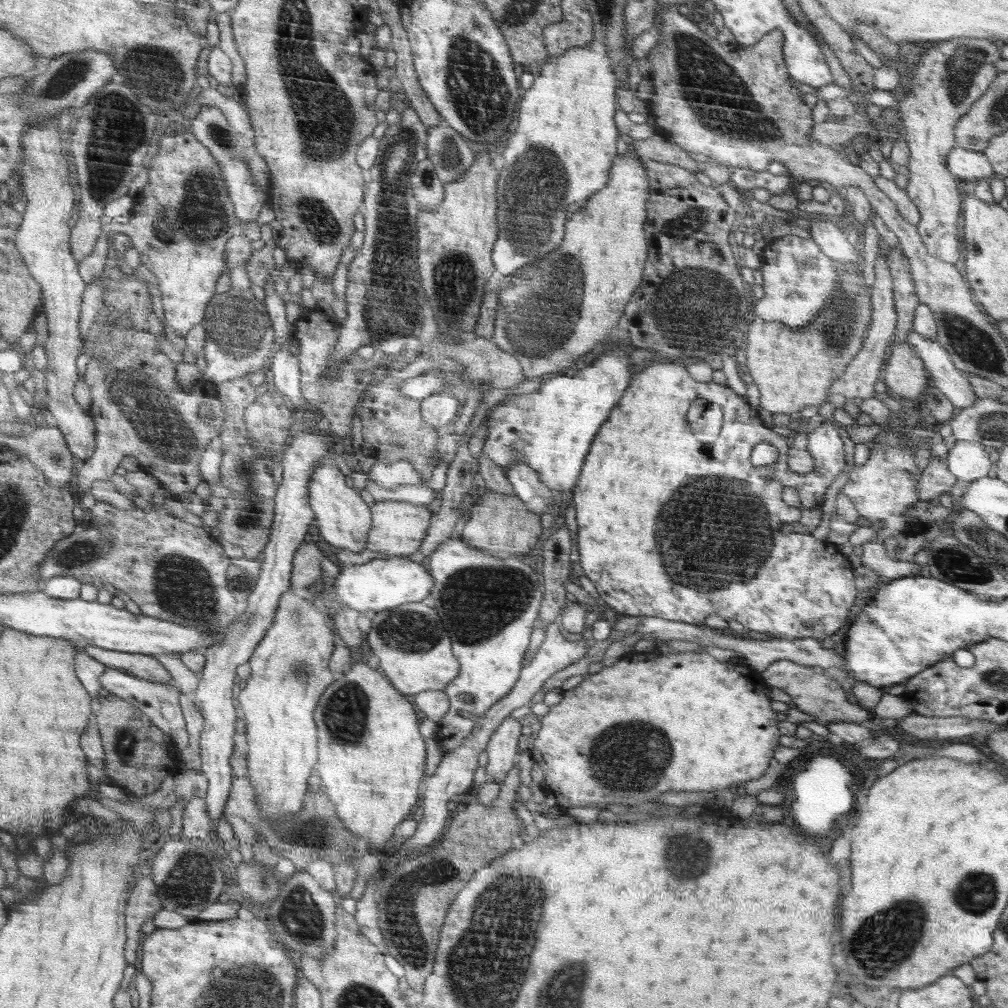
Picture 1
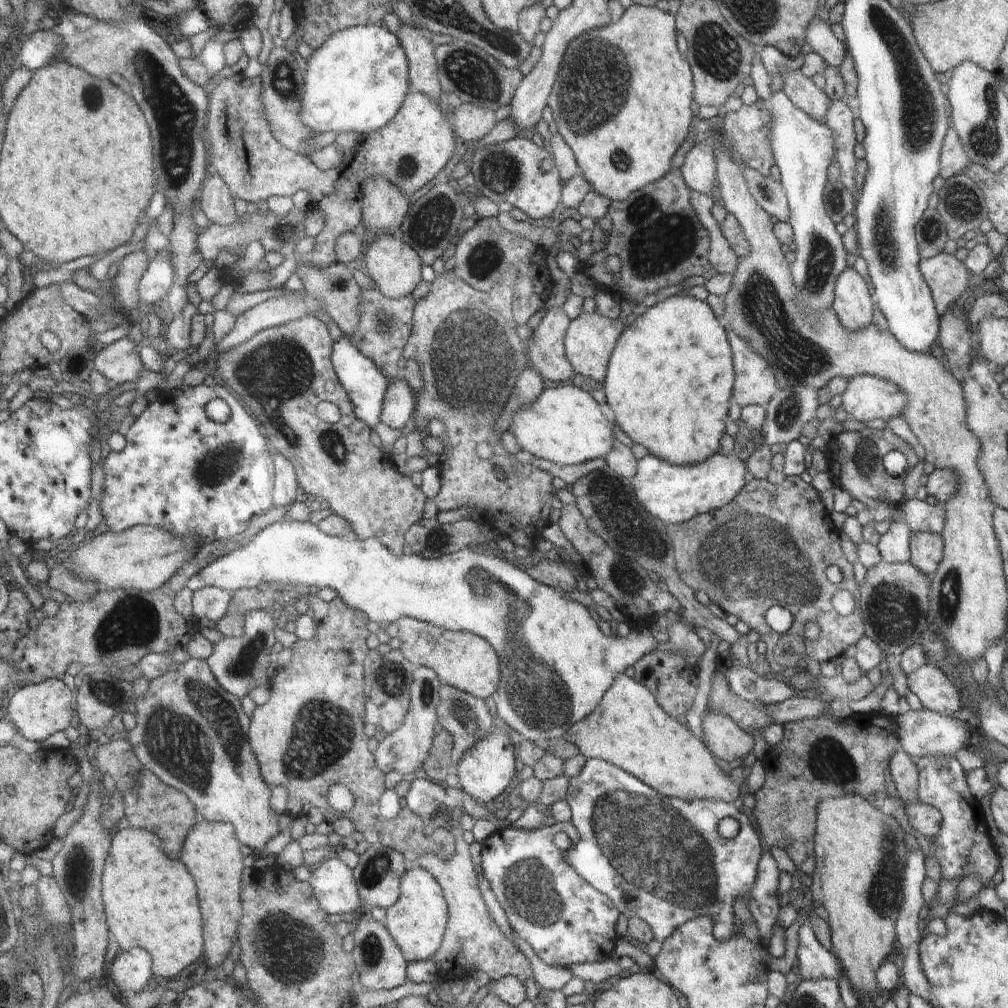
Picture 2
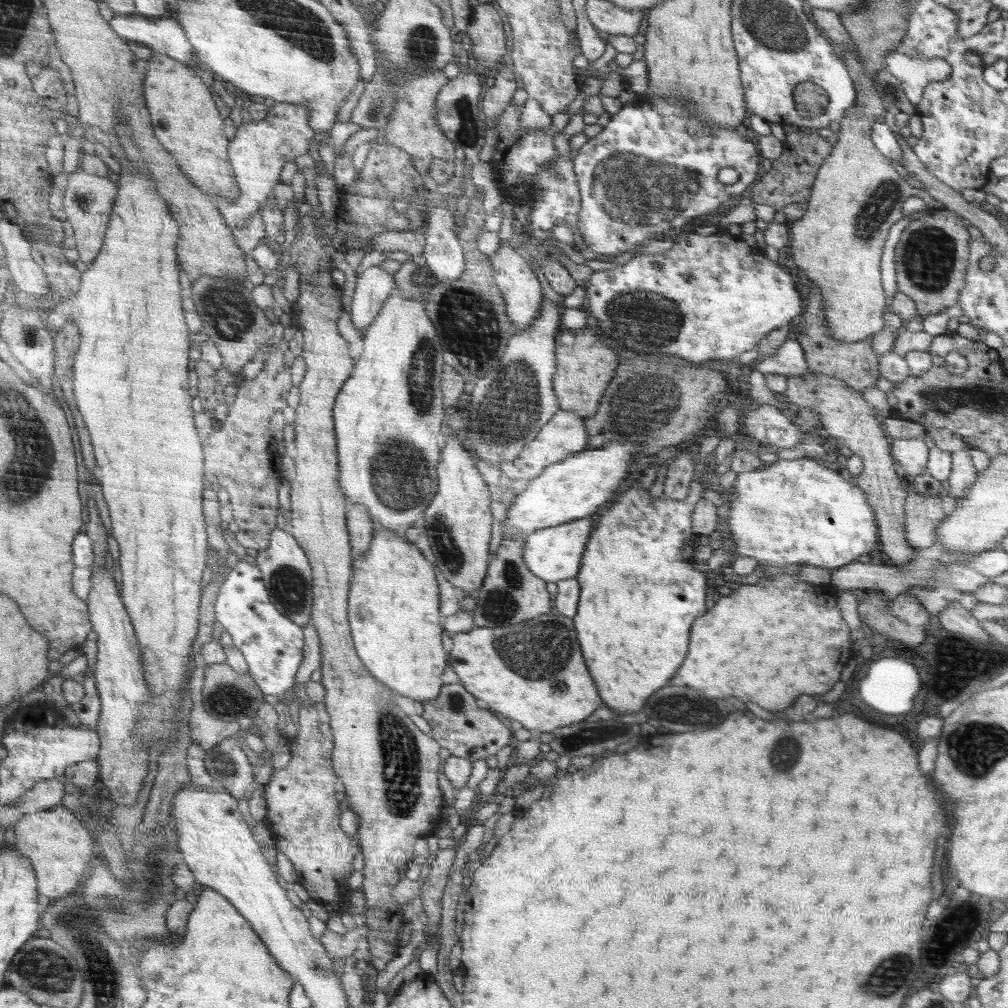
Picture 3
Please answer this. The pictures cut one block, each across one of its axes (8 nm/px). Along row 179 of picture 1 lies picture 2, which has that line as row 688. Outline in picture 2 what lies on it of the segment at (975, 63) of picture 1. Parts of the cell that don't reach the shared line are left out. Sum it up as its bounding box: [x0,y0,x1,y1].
[907,664,960,716]

